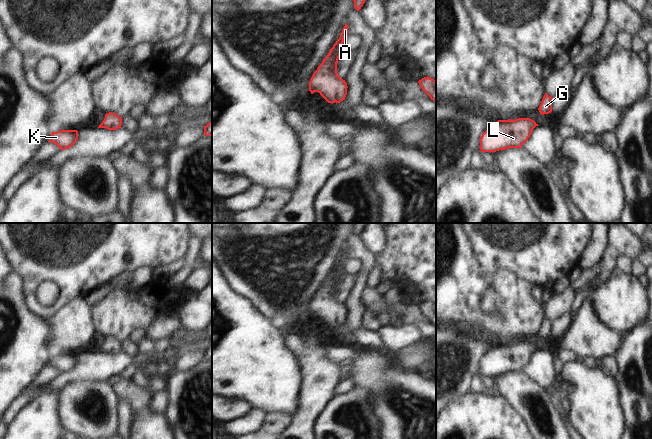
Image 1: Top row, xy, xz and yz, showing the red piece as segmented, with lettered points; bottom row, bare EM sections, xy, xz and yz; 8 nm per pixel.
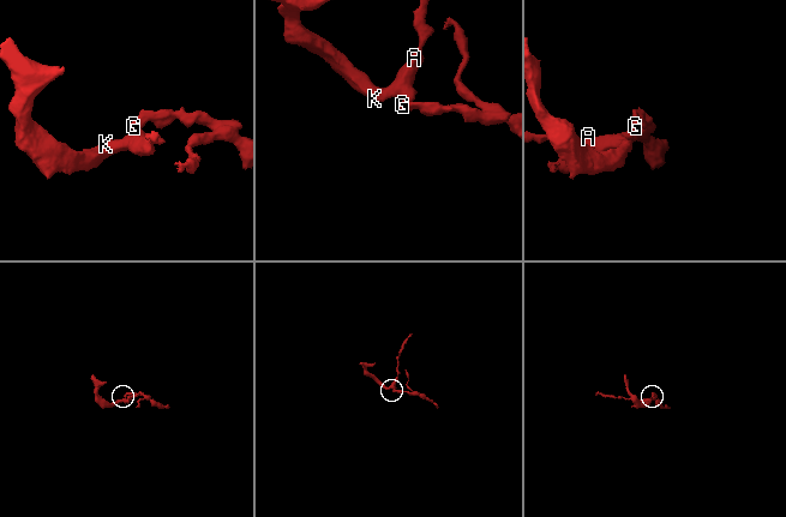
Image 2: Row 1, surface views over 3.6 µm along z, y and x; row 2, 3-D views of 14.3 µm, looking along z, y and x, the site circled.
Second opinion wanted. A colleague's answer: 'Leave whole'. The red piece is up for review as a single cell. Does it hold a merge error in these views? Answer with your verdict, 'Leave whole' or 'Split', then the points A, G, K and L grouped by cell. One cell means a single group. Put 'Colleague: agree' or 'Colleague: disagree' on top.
Colleague: agree
Leave whole. Groups: A G K L

